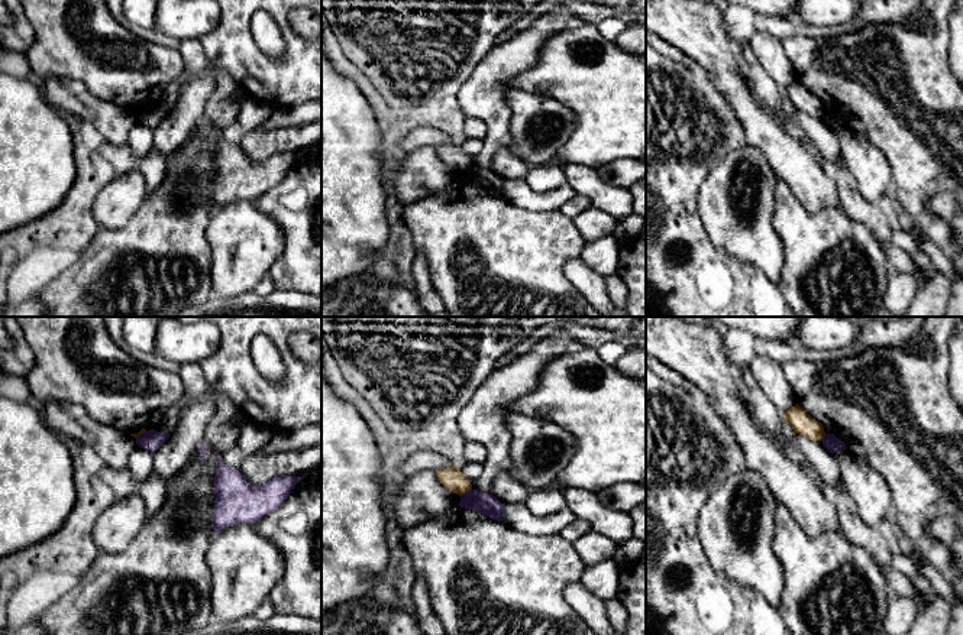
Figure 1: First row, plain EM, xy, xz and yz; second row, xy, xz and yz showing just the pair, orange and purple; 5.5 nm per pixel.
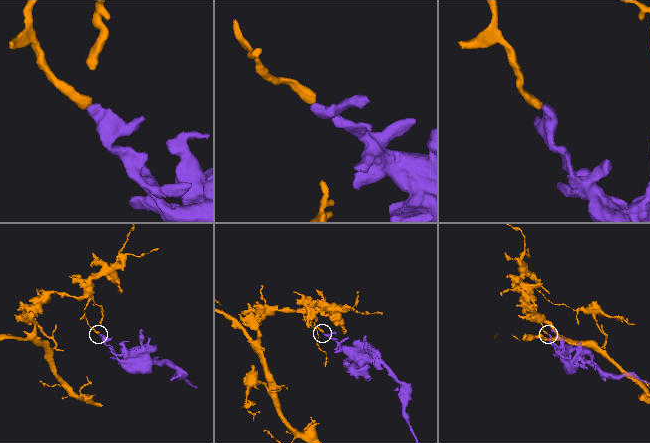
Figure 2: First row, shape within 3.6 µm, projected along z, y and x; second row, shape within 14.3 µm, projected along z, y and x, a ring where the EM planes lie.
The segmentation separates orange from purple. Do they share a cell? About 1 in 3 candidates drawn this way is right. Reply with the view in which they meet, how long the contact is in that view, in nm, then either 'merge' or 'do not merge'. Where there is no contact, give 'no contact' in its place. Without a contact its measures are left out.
xz | 80 nm | do not merge

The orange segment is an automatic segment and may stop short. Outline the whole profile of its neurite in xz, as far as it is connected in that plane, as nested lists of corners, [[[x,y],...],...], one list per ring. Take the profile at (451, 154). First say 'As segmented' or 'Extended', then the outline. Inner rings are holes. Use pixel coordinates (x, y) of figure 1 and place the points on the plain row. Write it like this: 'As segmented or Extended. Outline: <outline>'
As segmented. Outline: [[[449,142],[446,145],[440,145],[436,148],[437,155],[440,159],[447,163],[450,168],[462,172],[472,166],[471,156],[468,156],[462,148],[461,143]]]

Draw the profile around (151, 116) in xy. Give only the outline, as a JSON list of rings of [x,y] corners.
[[[155,106],[145,107],[136,114],[136,120],[142,124],[155,127],[169,114],[169,110],[158,108]]]

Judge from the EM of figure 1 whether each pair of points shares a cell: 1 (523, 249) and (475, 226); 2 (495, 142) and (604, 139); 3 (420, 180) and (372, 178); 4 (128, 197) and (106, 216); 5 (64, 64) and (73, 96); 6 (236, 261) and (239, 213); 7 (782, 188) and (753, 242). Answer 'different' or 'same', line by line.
1: same
2: different
3: different
4: same
5: different
6: same
7: different

